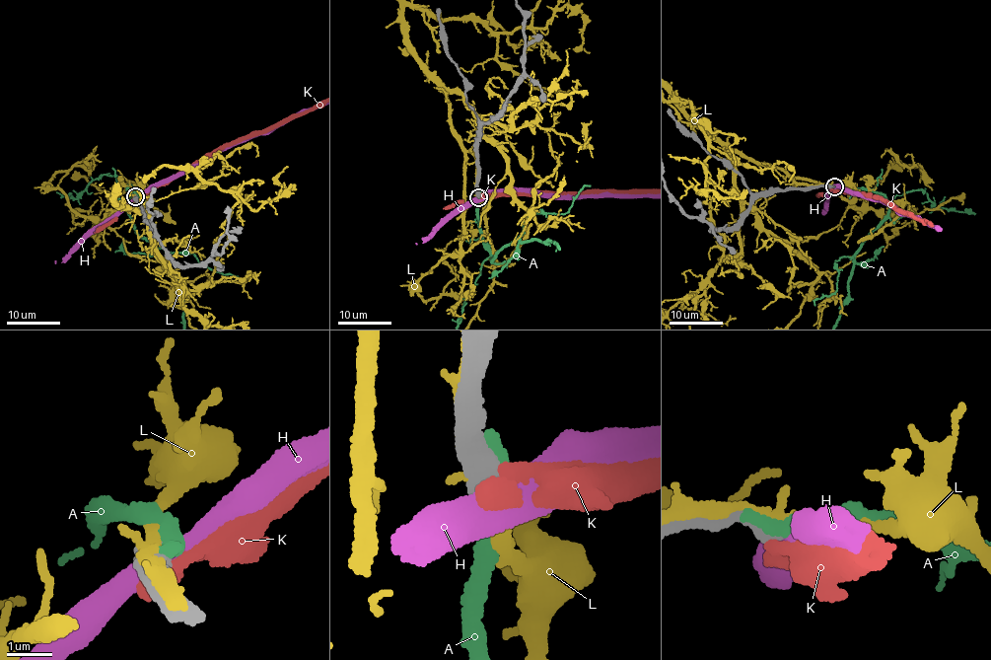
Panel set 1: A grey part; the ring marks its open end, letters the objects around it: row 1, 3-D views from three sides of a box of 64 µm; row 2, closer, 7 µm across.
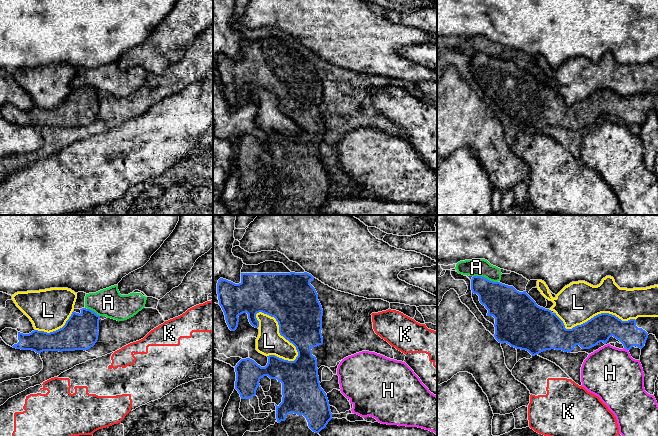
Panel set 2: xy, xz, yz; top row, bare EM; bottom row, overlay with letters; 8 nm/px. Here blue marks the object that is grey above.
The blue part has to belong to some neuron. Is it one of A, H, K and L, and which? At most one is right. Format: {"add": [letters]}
{"add": []}

